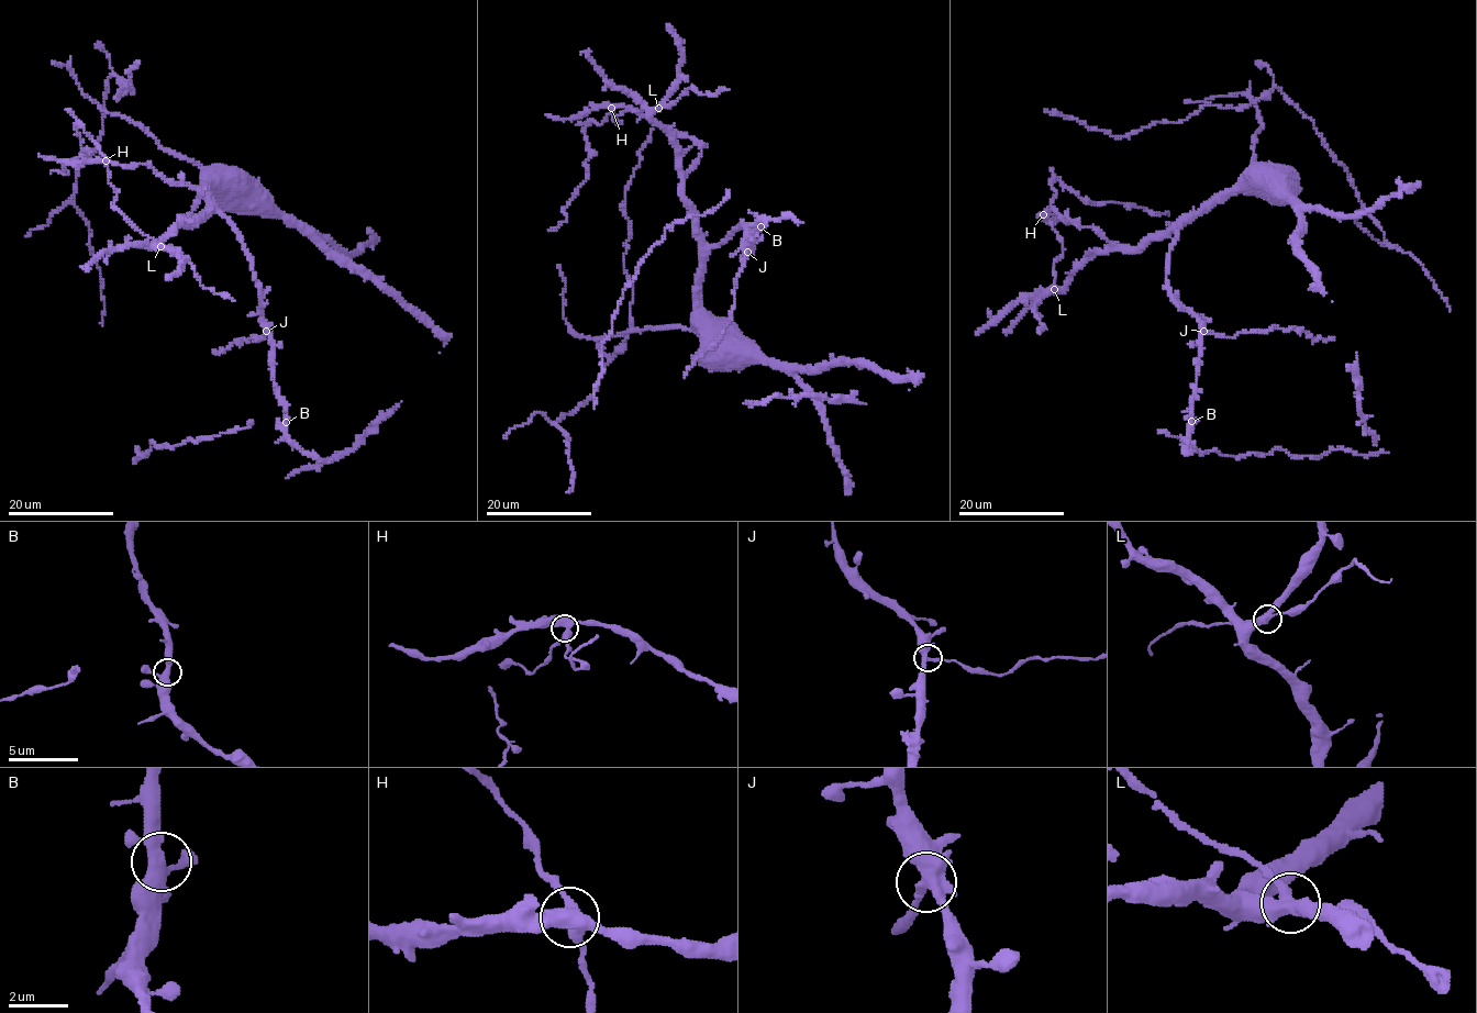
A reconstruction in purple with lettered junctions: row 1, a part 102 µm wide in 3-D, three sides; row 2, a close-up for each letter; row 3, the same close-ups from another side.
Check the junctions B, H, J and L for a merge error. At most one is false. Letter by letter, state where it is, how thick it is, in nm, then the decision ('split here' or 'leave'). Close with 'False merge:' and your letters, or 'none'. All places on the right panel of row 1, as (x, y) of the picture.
B: place (1191, 421); calibre 400 nm; leave
H: place (1043, 214); calibre 500 nm; leave
J: place (1203, 331); calibre 400 nm; split here
L: place (1054, 289); calibre 400 nm; leave
False merge: J

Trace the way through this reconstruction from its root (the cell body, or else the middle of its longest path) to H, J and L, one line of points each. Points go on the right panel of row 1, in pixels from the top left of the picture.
H: (1183, 224), (1139, 247), (1121, 248), (1112, 246), (1091, 227), (1067, 222), (1054, 210), (1043, 214)
J: (1183, 224), (1168, 252), (1166, 282), (1172, 295), (1198, 319), (1202, 332)
L: (1183, 224), (1176, 224), (1163, 237), (1151, 238), (1134, 249), (1088, 254), (1063, 287), (1054, 289)

